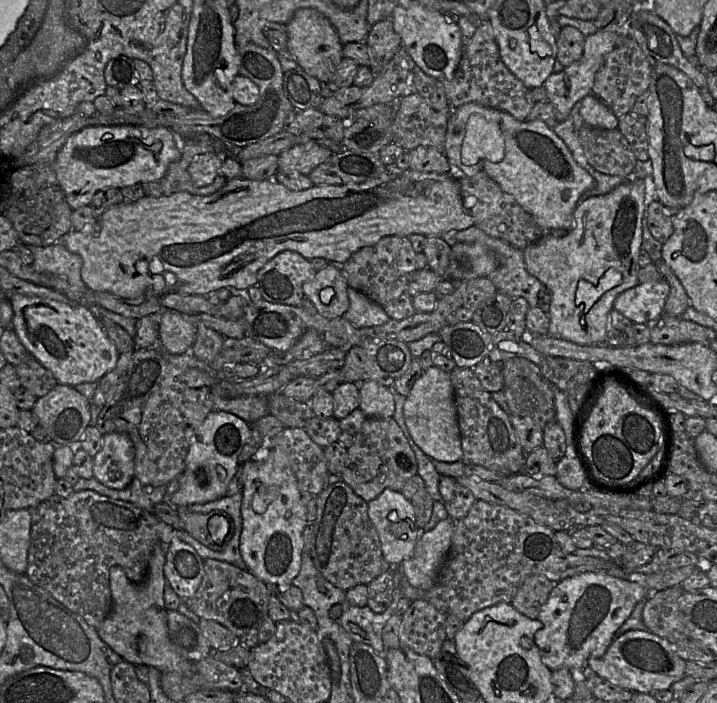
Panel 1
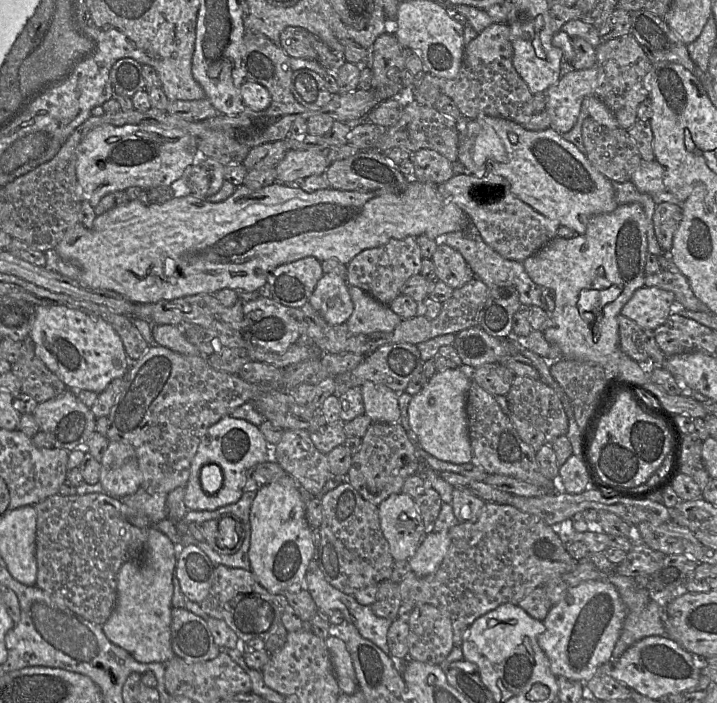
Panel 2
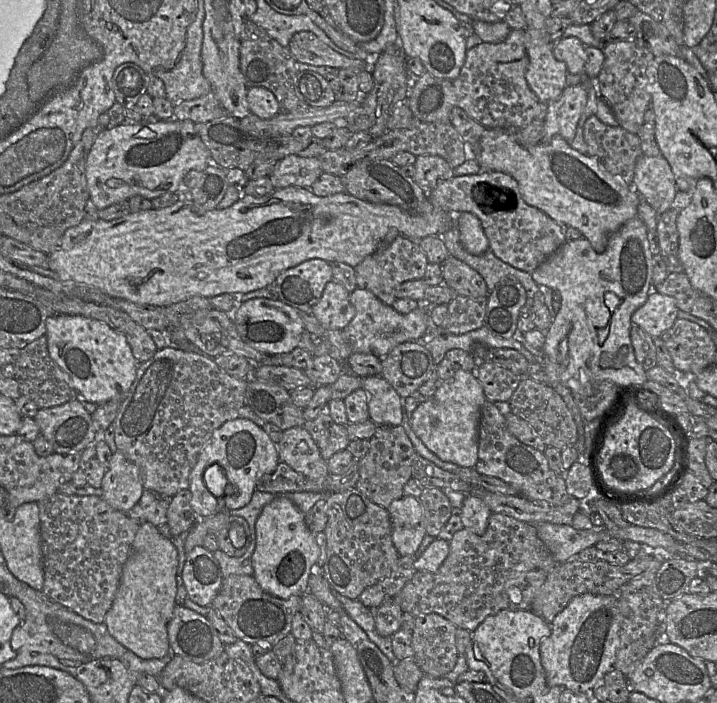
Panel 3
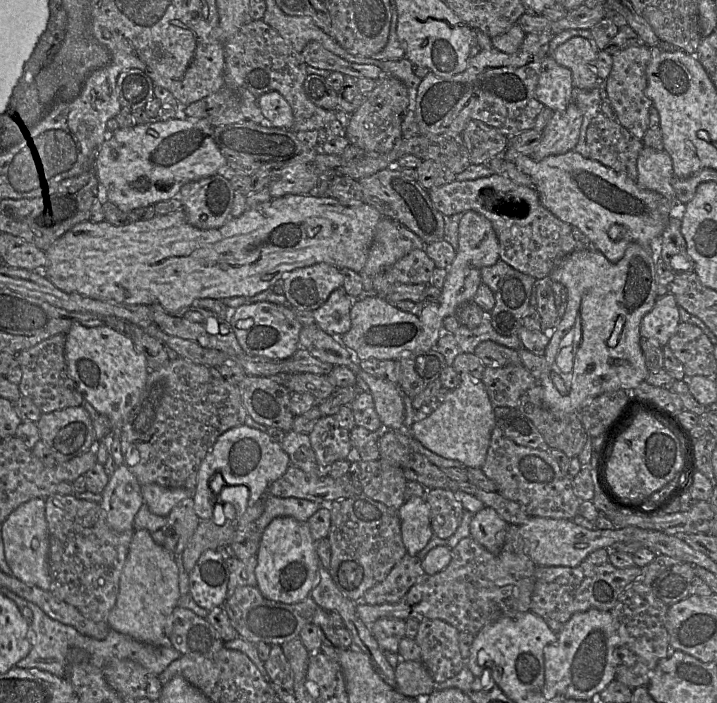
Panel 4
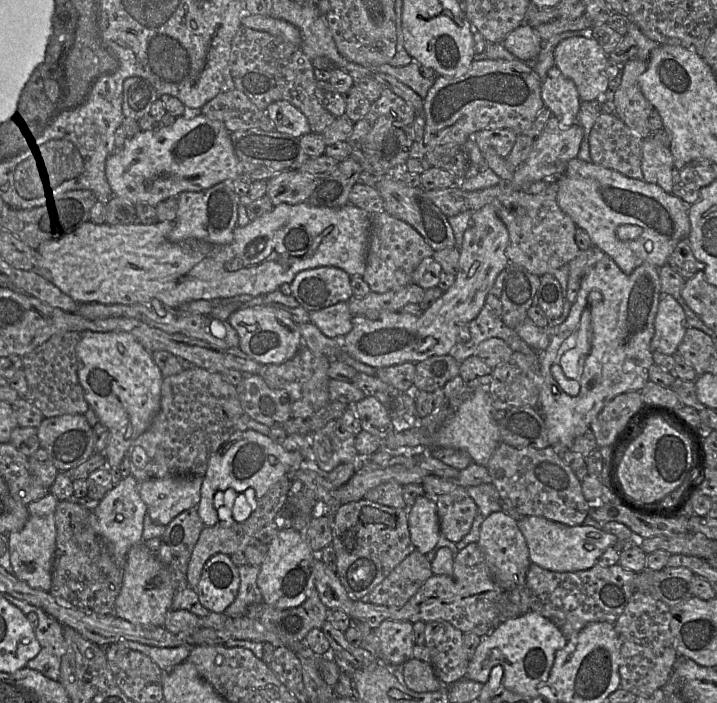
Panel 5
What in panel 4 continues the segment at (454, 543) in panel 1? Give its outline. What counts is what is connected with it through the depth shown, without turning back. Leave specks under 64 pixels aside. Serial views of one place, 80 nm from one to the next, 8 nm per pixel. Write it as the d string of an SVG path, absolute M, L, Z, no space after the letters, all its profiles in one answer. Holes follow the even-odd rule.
M508 525L504 545L498 554L491 553L471 536L461 539L451 551L451 561L444 570L432 575L425 574L400 601L381 605L370 605L363 601L357 603L359 618L368 627L382 617L403 620L415 618L418 621L441 619L460 632L475 635L503 616L530 610L537 565L525 550L519 525Z

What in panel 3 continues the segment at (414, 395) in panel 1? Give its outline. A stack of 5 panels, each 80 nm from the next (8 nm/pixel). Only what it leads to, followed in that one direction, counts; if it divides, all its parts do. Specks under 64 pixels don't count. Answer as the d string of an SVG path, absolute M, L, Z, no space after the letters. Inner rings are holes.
M457 370L452 378L441 382L431 398L418 404L411 416L411 427L423 444L441 460L474 468L478 460L481 408L486 401L475 374Z

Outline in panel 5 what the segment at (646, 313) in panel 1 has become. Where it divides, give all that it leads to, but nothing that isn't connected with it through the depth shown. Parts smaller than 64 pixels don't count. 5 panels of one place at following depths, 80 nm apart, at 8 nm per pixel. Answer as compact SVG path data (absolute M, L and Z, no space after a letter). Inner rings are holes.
M672 295L660 297L654 322L651 350L666 355L677 353L688 325L680 303Z

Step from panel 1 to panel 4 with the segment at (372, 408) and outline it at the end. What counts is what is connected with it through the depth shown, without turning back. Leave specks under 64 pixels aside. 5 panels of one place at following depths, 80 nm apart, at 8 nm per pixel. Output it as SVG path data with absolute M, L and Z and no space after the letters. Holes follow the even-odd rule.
M365 371L360 377L366 384L367 391L374 399L375 409L383 428L399 430L404 425L404 401L398 384L378 379Z

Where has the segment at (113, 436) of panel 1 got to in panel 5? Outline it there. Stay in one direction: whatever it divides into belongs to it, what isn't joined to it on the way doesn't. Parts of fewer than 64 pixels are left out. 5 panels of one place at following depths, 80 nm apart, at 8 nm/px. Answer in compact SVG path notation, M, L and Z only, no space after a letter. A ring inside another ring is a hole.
M133 475L123 477L92 511L91 525L98 537L106 544L115 559L126 559L130 548L143 541L143 521L147 506L139 492L139 482Z

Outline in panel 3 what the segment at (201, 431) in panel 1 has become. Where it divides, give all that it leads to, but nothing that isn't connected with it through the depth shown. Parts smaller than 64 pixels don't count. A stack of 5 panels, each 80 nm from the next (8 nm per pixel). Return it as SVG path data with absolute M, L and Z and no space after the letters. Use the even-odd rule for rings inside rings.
M244 418L225 422L213 432L191 471L188 490L191 493L190 504L193 511L198 516L209 517L221 510L244 507L251 501L258 480L274 472L279 462L277 445L261 427ZM212 464L222 467L228 483L236 489L233 495L223 495L225 487L218 489L218 492L213 490L212 493L205 485L203 475Z

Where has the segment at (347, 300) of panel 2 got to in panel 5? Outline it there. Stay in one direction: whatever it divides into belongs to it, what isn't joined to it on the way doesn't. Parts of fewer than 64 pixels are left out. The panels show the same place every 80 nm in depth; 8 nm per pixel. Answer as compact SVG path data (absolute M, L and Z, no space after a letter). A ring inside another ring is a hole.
M338 302L326 308L311 311L310 322L327 337L339 339L352 329L352 315L348 302Z

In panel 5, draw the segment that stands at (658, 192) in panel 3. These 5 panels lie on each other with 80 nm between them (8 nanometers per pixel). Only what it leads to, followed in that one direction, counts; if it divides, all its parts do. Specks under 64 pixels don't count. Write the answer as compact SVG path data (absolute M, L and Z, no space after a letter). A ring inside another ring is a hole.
M647 137L643 140L641 170L643 180L672 193L673 156L669 148Z

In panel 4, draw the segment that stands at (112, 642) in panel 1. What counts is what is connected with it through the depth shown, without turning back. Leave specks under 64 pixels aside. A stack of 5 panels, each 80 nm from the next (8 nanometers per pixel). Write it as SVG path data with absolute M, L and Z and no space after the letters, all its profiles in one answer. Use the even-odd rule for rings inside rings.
M134 530L120 578L117 600L107 620L110 628L146 644L167 645L167 620L177 607L180 596L179 569L175 555L163 545L156 544L148 530Z

